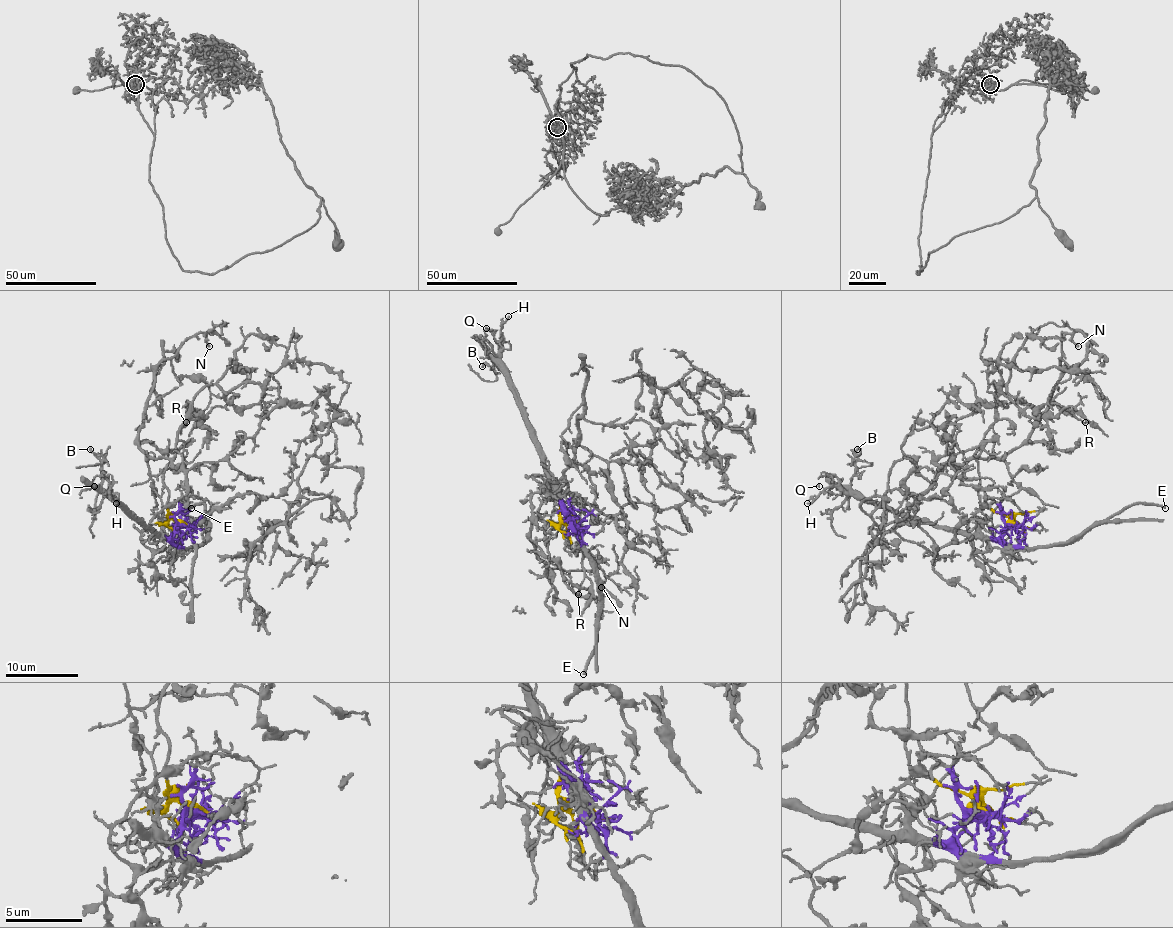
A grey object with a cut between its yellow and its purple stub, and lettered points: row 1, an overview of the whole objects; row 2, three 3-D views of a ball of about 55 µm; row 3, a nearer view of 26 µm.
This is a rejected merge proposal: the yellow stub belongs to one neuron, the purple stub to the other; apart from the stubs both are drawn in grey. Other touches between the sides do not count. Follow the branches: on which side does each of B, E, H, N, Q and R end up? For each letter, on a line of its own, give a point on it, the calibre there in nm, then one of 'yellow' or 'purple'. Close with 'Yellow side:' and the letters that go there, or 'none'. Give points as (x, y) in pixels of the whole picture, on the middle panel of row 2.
B: (482, 366) | 160 nm | purple
E: (583, 674) | 240 nm | purple
H: (508, 316) | 110 nm | purple
N: (601, 587) | 140 nm | yellow
Q: (486, 328) | 100 nm | purple
R: (578, 594) | 120 nm | yellow
Yellow side: N, R

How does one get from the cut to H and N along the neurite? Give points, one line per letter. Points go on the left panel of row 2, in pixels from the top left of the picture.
H: (180, 521), (171, 537), (162, 537), (109, 492), (109, 497), (116, 503)
N: (180, 521), (169, 515), (163, 483), (172, 459), (147, 457), (138, 430), (154, 368), (200, 332), (209, 347)

